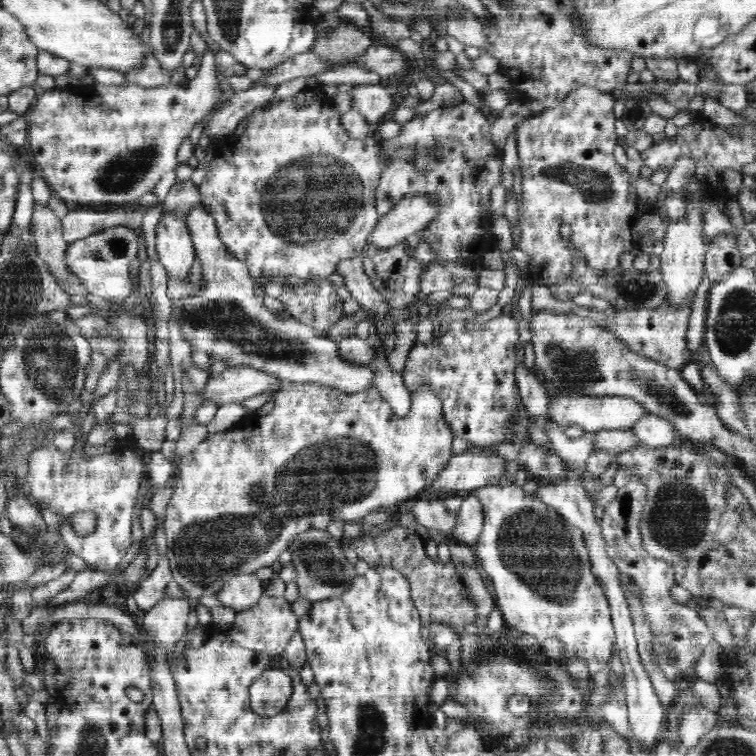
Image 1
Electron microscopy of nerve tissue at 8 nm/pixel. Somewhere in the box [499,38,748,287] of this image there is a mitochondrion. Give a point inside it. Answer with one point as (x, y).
(592, 184)

